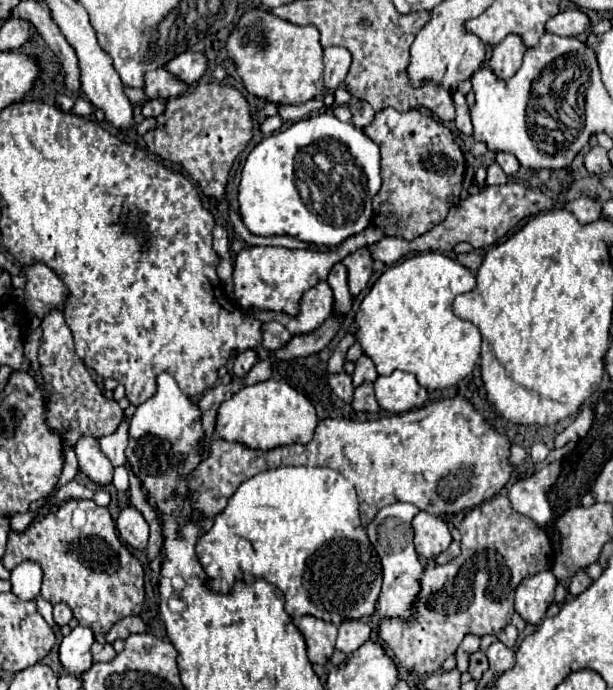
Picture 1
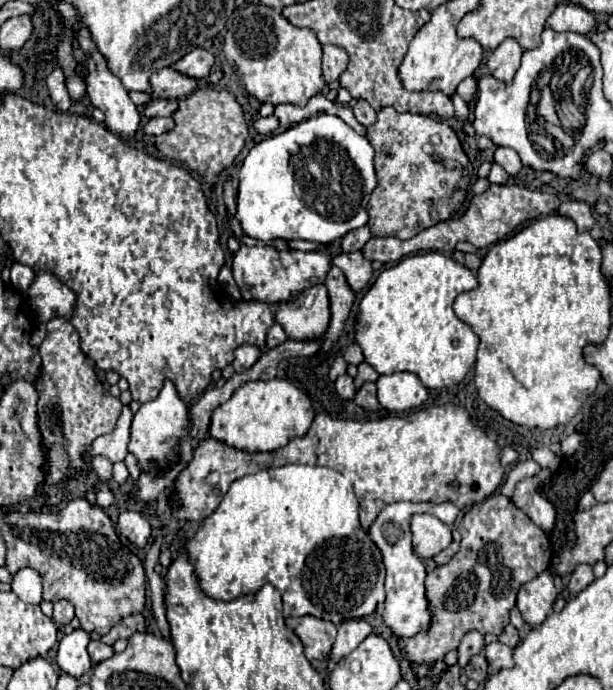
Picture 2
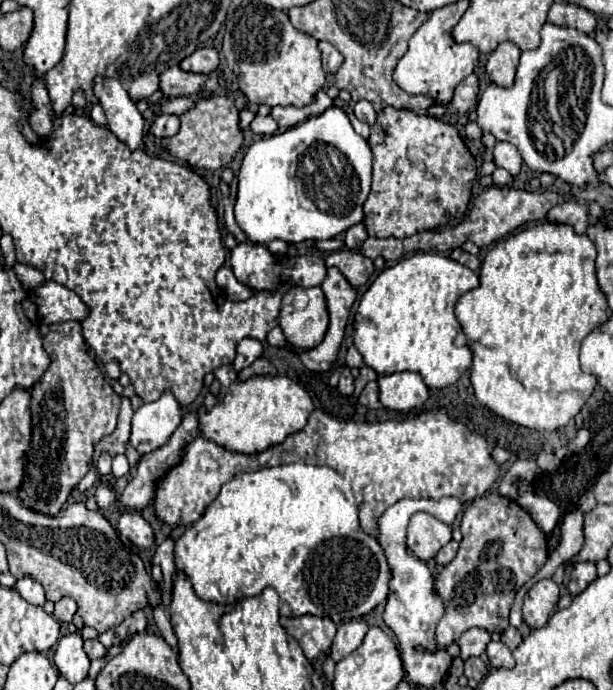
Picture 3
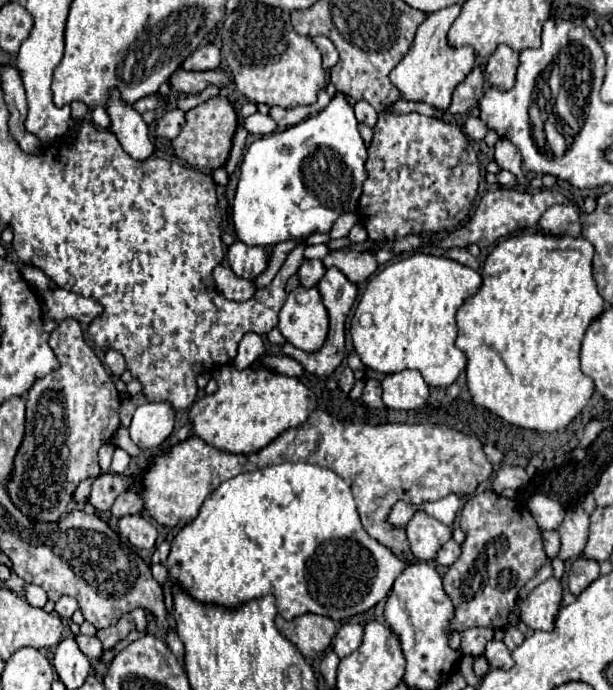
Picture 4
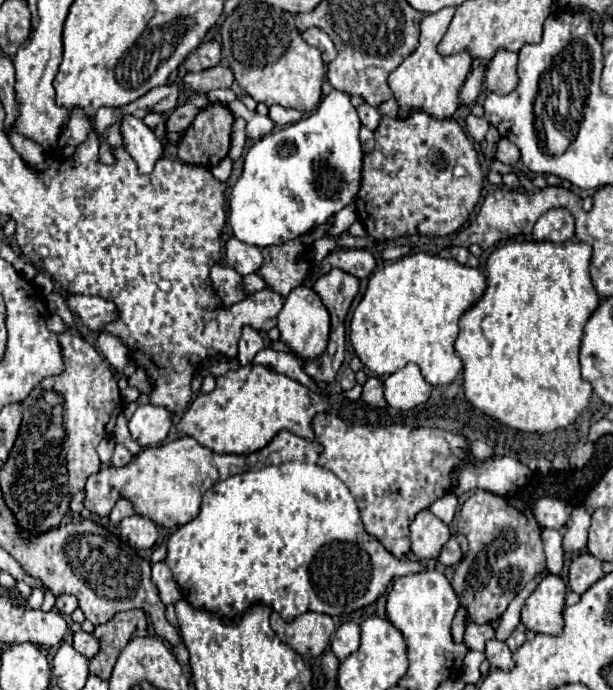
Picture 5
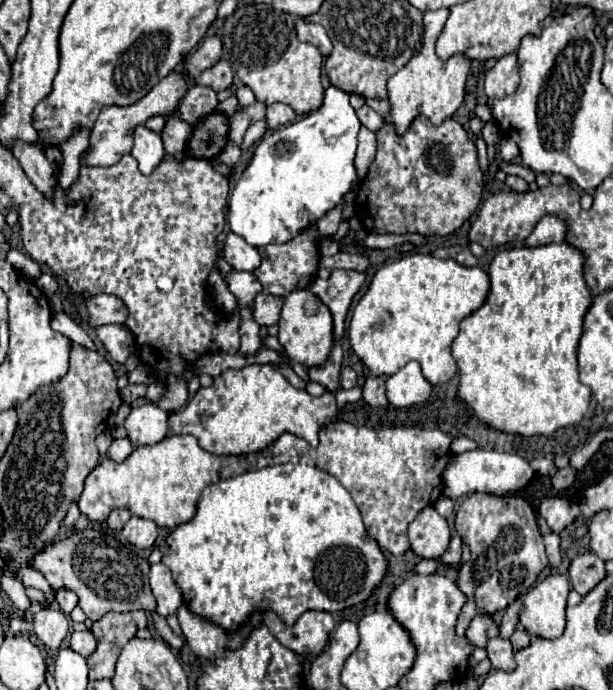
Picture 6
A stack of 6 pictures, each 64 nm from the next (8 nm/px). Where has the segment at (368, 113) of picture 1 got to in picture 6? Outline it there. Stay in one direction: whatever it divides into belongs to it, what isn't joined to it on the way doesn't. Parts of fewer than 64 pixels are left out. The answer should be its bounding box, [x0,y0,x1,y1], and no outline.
[356,104,384,132]

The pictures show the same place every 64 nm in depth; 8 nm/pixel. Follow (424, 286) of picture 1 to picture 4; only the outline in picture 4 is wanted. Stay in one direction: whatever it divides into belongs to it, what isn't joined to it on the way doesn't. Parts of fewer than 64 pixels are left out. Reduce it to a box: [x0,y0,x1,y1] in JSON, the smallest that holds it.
[350,252,482,386]

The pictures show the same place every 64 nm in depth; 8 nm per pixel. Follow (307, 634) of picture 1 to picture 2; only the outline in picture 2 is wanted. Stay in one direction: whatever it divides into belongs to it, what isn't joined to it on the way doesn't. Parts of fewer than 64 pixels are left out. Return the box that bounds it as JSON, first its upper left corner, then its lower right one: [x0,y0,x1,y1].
[286,616,336,660]

